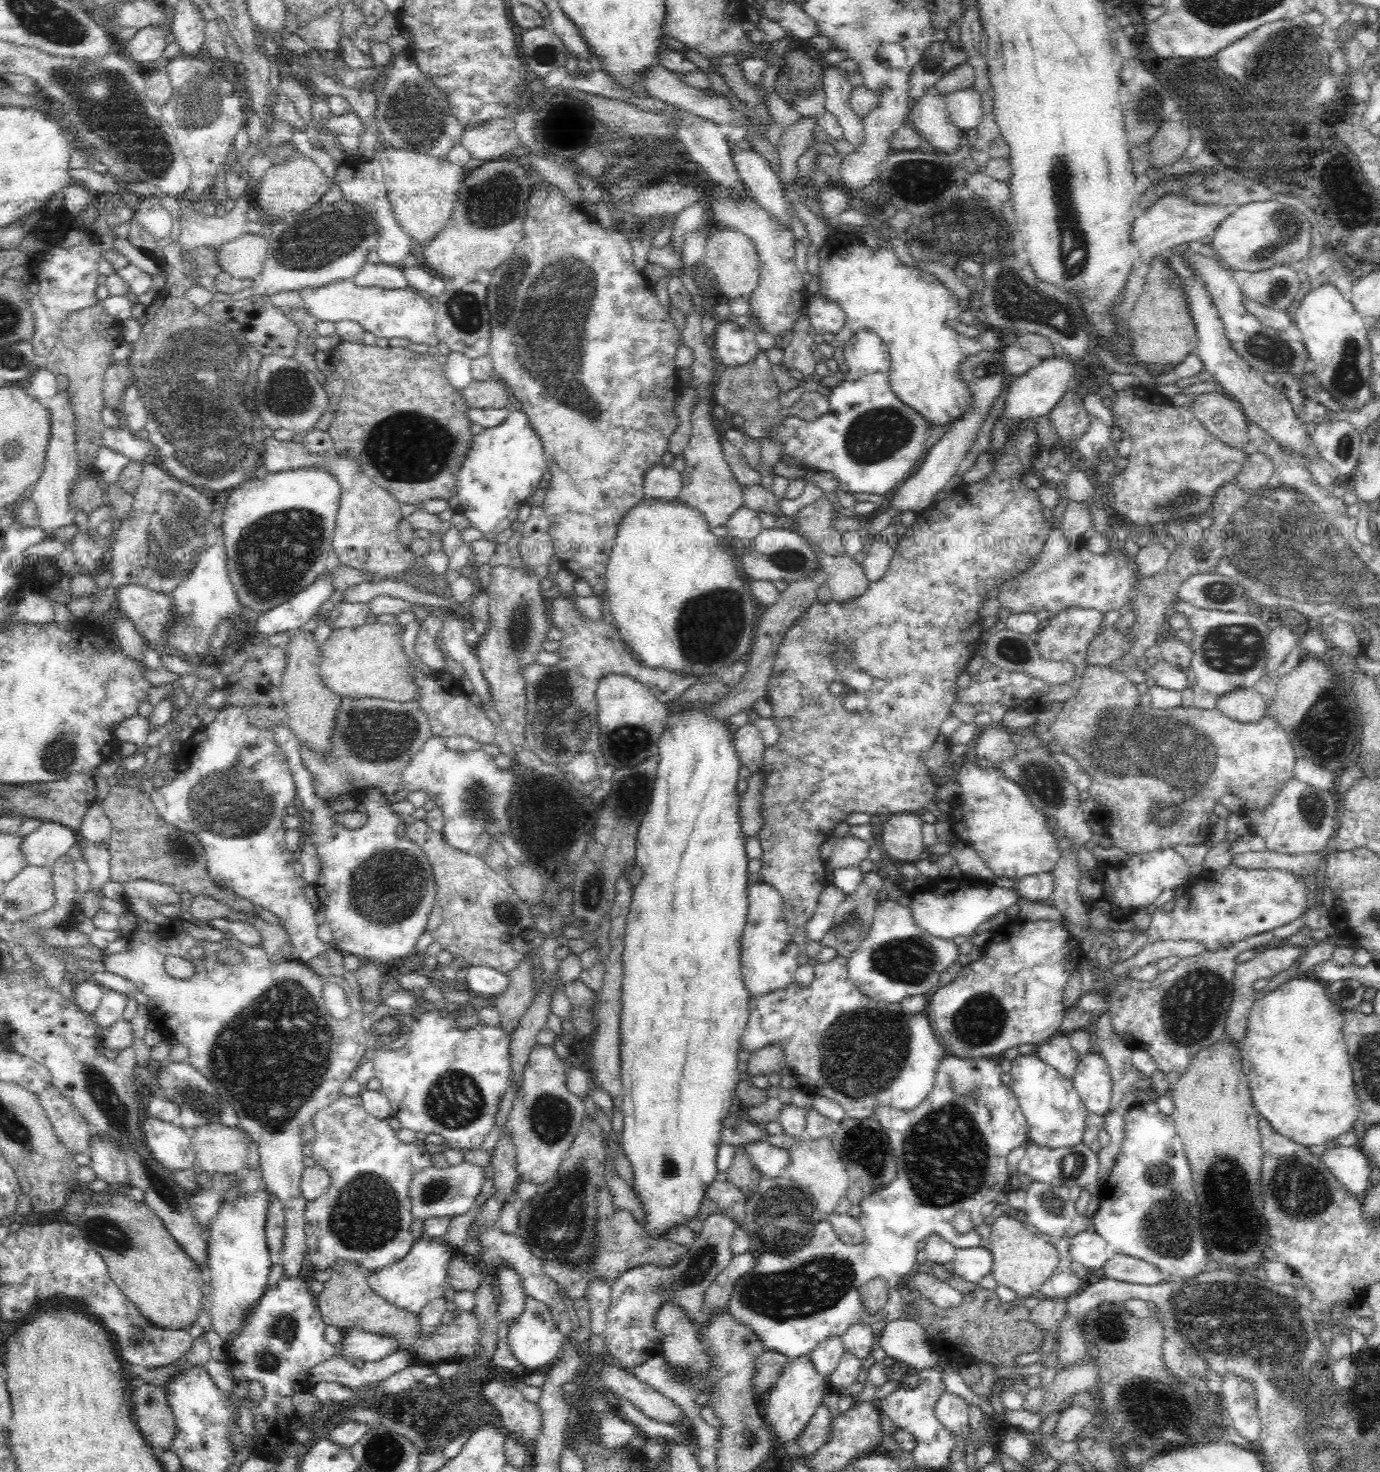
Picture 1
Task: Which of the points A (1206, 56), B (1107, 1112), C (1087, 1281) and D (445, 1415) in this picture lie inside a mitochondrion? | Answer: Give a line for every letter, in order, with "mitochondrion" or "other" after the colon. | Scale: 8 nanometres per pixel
A: other
B: other
C: other
D: mitochondrion

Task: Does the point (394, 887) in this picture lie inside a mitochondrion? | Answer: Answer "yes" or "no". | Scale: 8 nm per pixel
yes

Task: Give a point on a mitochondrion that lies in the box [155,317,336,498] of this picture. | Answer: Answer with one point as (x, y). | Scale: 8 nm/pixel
(286, 391)

